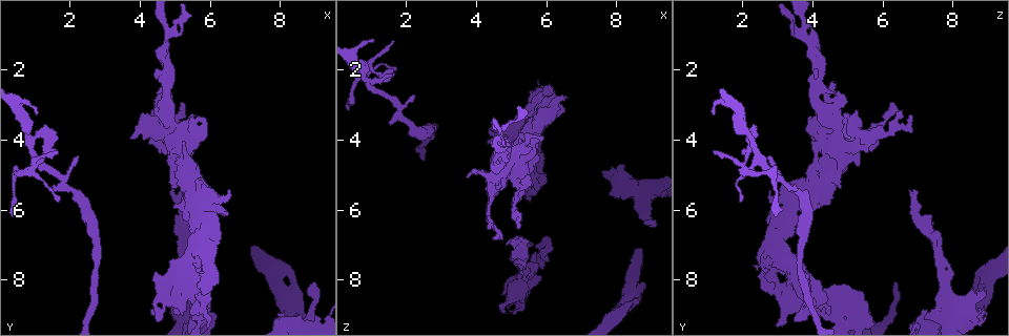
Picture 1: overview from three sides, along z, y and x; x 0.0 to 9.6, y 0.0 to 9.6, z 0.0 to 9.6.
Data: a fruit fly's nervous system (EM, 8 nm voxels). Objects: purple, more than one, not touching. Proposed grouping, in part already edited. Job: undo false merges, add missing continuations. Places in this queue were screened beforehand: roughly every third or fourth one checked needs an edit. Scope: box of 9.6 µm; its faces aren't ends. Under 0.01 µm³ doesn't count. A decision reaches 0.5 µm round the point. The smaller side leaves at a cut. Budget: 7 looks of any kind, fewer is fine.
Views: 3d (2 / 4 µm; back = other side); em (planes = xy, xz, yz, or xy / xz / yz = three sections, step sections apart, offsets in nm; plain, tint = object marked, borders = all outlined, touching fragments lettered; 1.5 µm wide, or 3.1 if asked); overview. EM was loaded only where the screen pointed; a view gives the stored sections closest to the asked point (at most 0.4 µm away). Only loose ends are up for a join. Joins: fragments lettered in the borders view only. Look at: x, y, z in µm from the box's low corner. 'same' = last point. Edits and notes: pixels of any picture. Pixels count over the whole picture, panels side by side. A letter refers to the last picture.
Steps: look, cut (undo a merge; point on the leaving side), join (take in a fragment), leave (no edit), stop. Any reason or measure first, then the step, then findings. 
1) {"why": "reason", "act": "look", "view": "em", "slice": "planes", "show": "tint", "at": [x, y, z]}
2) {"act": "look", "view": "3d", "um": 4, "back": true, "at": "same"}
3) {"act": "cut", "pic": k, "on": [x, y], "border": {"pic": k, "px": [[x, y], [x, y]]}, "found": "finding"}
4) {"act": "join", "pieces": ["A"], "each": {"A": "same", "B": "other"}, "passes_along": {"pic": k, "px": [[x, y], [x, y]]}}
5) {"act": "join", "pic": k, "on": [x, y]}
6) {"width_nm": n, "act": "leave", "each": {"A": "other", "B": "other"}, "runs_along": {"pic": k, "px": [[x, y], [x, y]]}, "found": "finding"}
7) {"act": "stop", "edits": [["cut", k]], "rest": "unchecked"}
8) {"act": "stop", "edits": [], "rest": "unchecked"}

{"why": "free end", "act": "look", "view": "em", "slice": "planes", "show": "borders", "at": [4.40, 3.10, 6.45]}

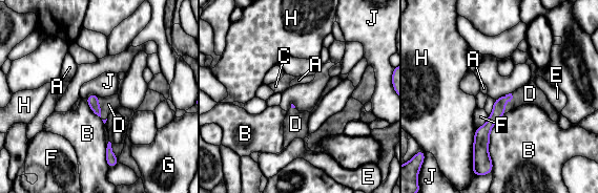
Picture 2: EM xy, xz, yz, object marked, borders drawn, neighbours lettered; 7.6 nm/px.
{"act": "join", "pieces": ["D"], "each": {"A": "other", "B": "other", "C": "other", "D": "same", "E": "other", "F": "other", "G": "other", "H": "other", "J": "other"}, "found": "the neuron continues"}

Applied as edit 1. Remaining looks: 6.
{"why": "see it whole again", "act": "look", "view": "overview"}

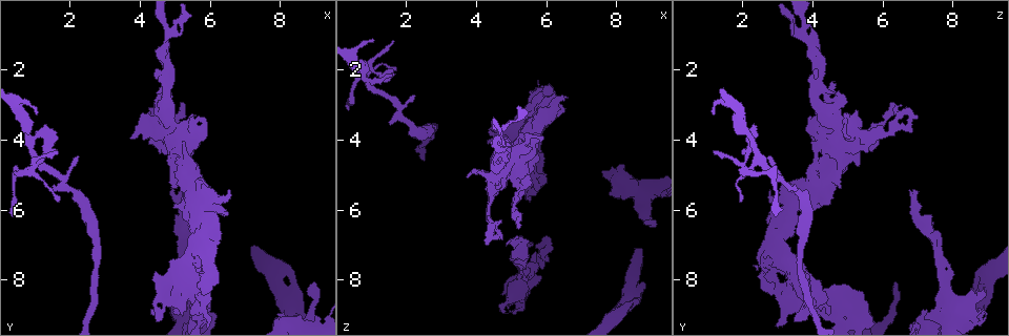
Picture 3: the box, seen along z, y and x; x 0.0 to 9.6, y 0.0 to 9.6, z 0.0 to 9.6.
{"why": "long arm stops here", "act": "look", "view": "3d", "um": 4, "back": true, "at": [4.85, 5.50, 7.05]}

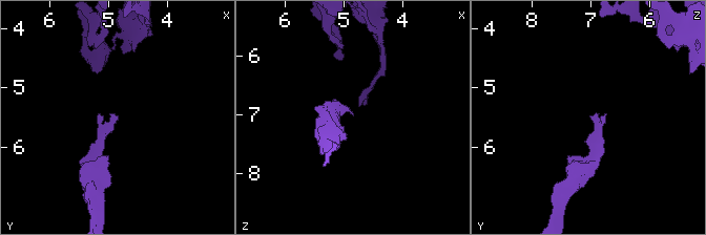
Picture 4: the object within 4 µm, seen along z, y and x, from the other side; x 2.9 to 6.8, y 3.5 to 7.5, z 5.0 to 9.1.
{"act": "look", "view": "em", "slice": "planes", "show": "plain", "at": [4.85, 5.45, 6.95]}

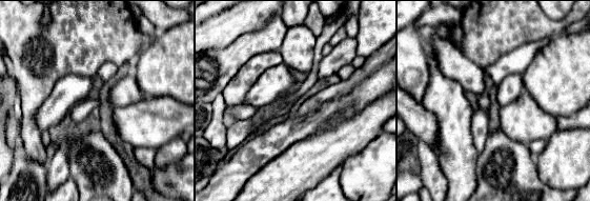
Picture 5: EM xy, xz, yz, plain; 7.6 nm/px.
{"why": "what lies round it", "act": "look", "view": "em", "slice": "planes", "show": "borders", "at": "same"}

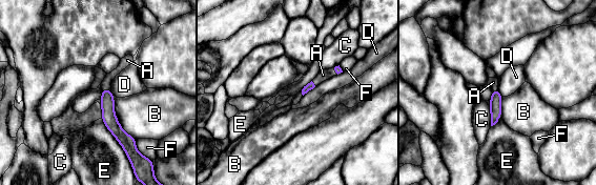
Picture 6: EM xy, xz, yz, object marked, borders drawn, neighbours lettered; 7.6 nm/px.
{"act": "join", "pieces": ["A"], "each": {"A": "same", "B": "other", "C": "other", "D": "other", "E": "other", "F": "other"}, "found": "the neuron continues"}

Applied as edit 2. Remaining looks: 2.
{"act": "stop", "edits": [["join", 2], ["join", 6]], "rest": "unchecked"}

